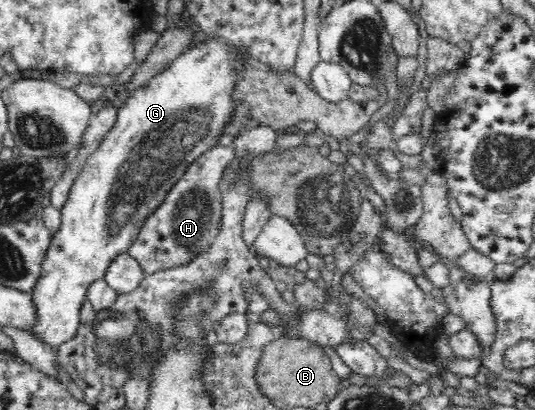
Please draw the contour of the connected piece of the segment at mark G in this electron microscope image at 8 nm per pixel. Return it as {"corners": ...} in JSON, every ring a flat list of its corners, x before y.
{"corners":[[208,37,208,40,184,51,168,68,153,76,145,85,132,90,126,102,119,105,116,124,103,138,100,146,88,155,82,172,70,188,68,202,61,210,62,226,53,235,42,277,31,293,39,311,34,334,44,343,58,348,74,339,82,320,82,306,89,301,90,288,98,280,105,279,114,259,129,252,146,220,158,210,166,200,166,194,188,172,190,165,205,152,218,146,226,126,236,116,237,86,249,66,246,61,249,55,248,50,226,43,220,37]]}

